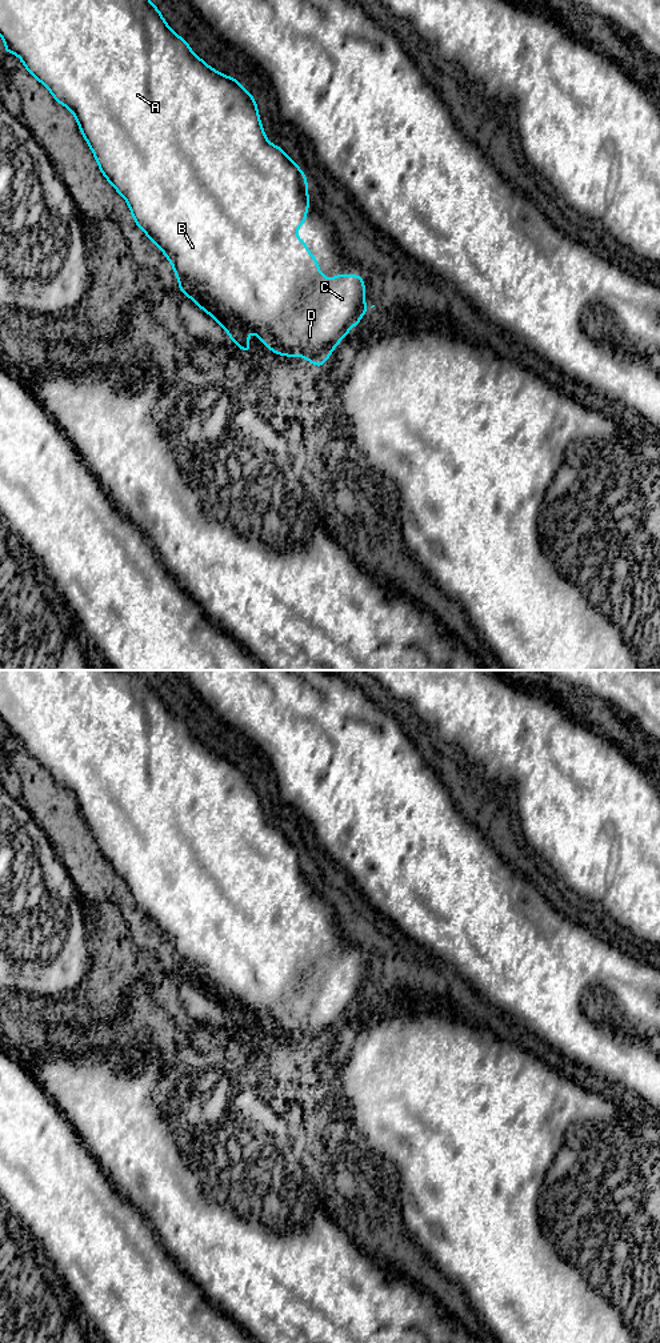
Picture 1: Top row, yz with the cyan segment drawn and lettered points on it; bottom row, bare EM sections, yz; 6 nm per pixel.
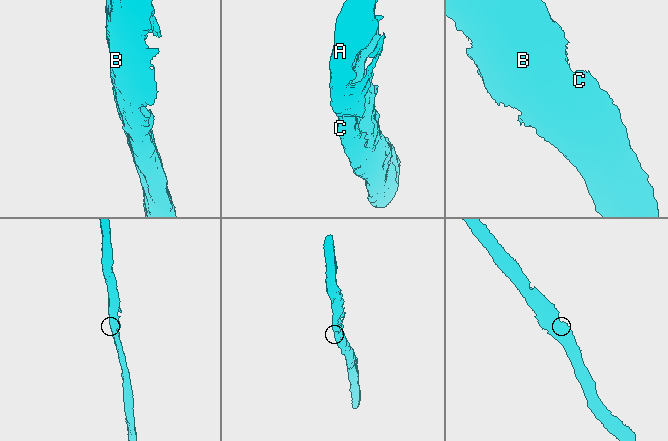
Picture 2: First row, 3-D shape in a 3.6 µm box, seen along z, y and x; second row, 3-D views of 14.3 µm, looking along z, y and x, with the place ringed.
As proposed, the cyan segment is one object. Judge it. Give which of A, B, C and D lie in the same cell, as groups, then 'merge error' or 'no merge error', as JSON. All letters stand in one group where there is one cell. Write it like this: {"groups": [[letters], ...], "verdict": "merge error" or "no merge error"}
{"groups": [["A", "B", "C", "D"]], "verdict": "no merge error"}

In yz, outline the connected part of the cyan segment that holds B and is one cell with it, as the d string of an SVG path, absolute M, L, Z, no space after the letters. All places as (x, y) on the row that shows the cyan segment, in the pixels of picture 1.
M0 0L0 36L5 40L3 52L17 55L27 71L47 87L53 99L65 105L76 117L83 137L91 147L103 176L125 199L136 226L143 229L172 262L179 280L179 292L195 300L229 334L229 338L247 354L252 352L248 332L257 333L259 340L279 356L303 356L320 369L344 336L359 324L364 312L364 277L335 274L328 281L317 266L317 258L308 252L295 229L307 221L307 208L312 204L307 195L305 173L287 153L265 139L256 99L245 91L239 80L221 75L196 56L187 40L179 37L165 23L161 12L149 0Z

